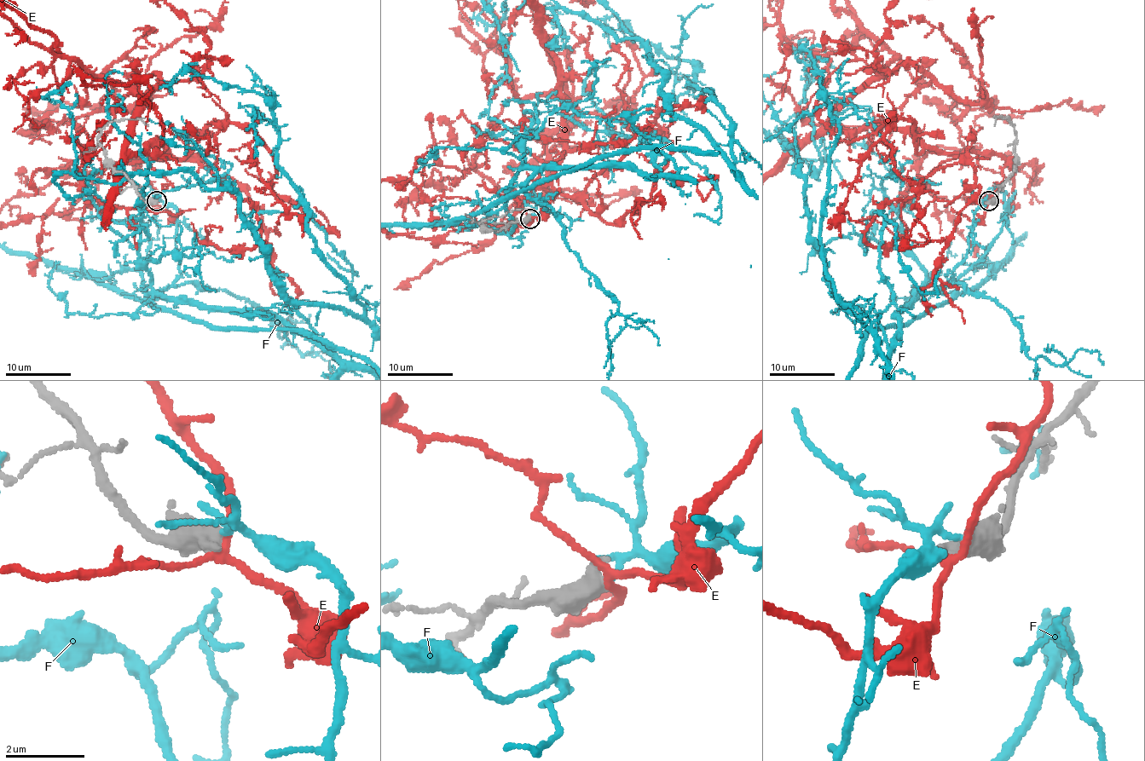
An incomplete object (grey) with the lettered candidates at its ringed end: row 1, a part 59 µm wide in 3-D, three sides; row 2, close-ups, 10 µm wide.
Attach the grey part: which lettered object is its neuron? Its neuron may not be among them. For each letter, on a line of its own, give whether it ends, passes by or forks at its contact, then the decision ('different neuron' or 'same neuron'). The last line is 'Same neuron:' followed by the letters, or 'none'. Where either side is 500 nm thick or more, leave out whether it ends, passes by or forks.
E: different neuron
F: different neuron
Same neuron: none

